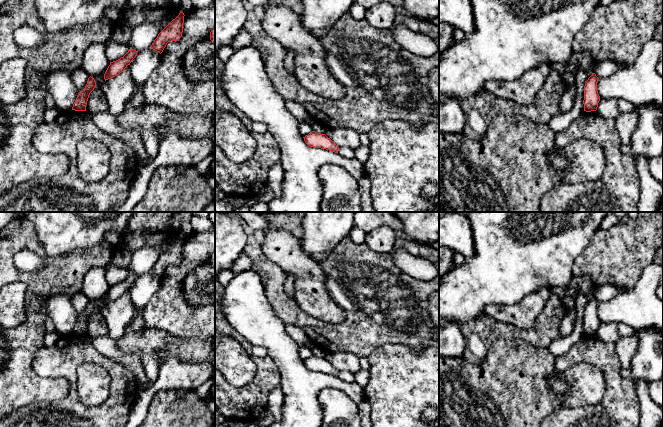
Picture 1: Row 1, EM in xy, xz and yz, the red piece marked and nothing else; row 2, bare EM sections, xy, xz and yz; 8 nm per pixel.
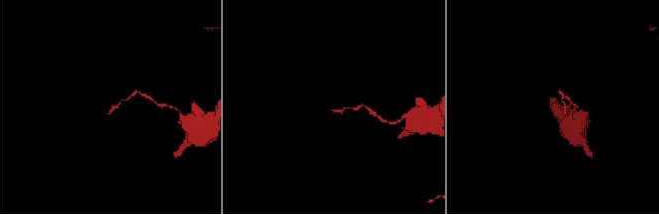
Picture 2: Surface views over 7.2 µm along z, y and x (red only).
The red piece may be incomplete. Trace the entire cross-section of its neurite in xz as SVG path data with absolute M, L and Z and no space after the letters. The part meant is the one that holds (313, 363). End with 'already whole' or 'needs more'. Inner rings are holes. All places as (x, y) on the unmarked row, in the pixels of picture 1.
M312 355L303 362L305 367L310 371L326 373L338 377L339 371L325 358Z | already whole

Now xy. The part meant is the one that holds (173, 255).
M180 236L179 239L158 258L150 271L161 278L168 266L179 264L182 261L184 240L184 237Z | already whole

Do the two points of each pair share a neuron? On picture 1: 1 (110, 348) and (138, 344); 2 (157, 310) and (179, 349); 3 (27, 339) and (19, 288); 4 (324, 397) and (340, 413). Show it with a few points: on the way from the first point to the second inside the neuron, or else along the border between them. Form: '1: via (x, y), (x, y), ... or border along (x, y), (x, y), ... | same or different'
1: border along (115, 341), (124, 352), (137, 355) | different
2: border along (148, 326), (164, 329), (179, 337), (193, 338) | different
3: border along (27, 315), (24, 321), (10, 329) | different
4: via (328, 401), (336, 409) | same

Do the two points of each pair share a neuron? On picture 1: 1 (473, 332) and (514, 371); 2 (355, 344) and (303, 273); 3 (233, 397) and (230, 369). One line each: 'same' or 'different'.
1: different
2: different
3: different

